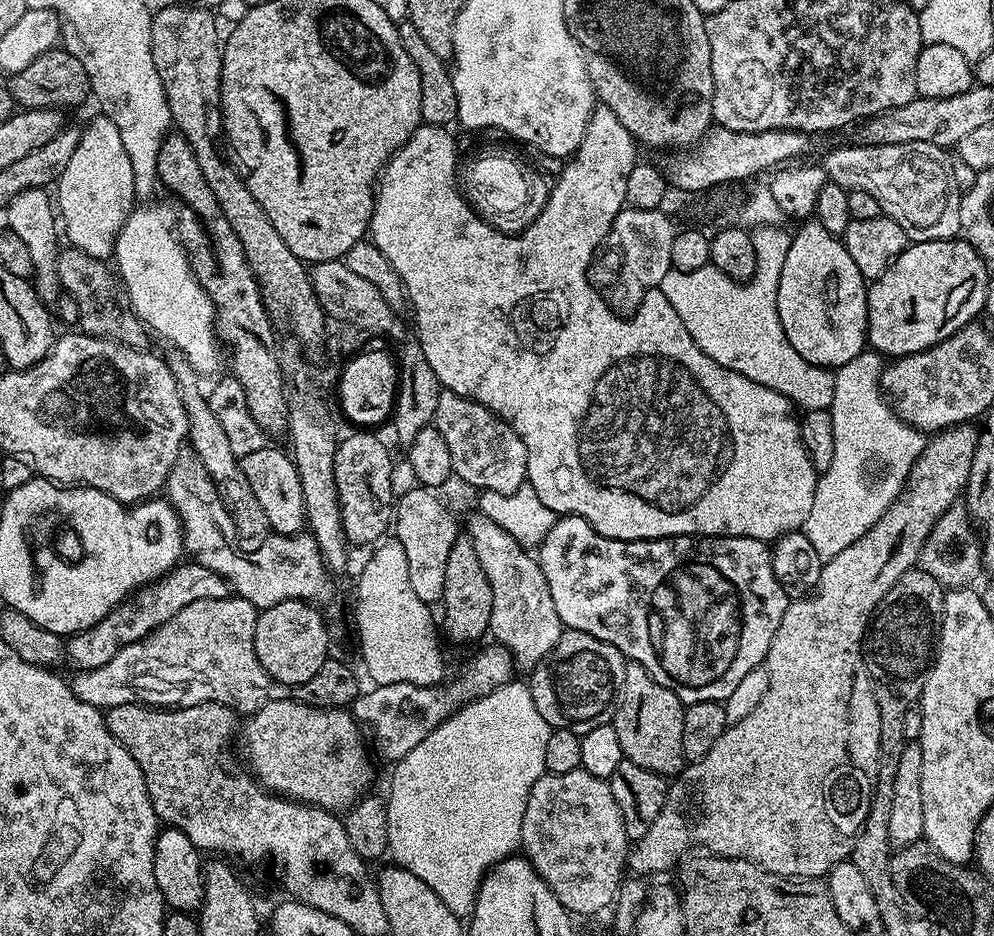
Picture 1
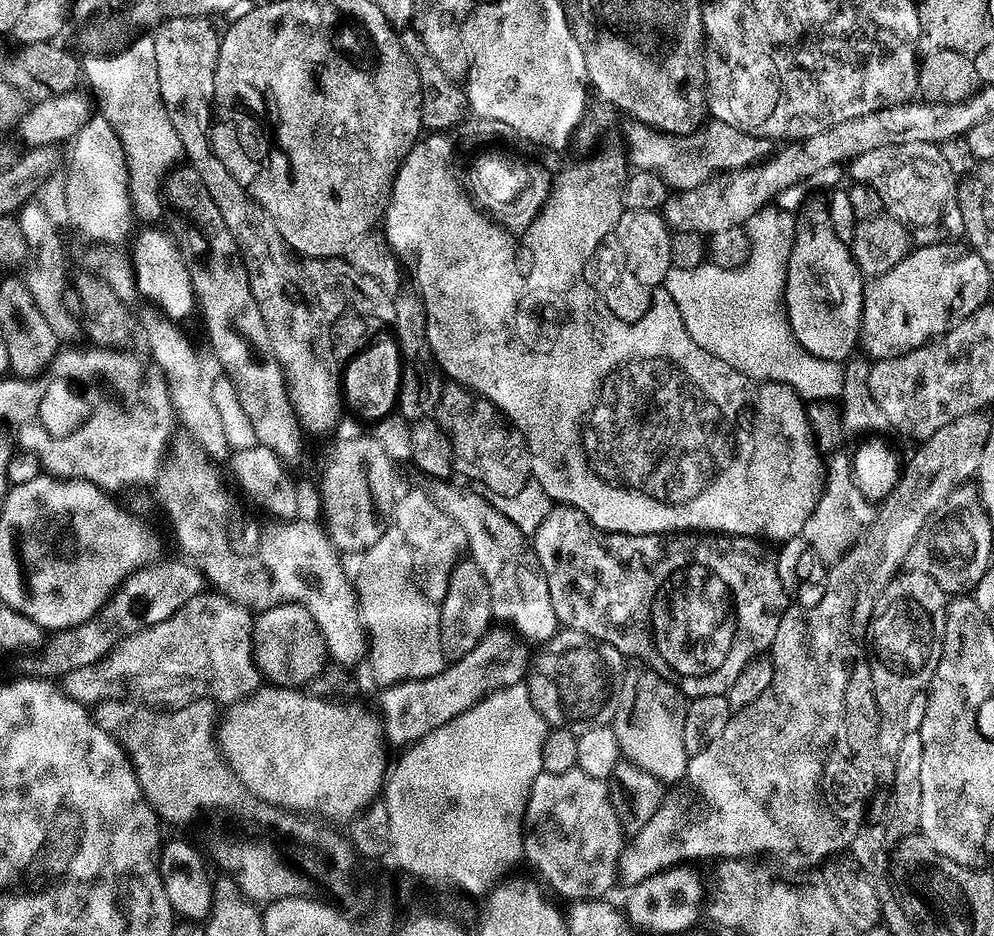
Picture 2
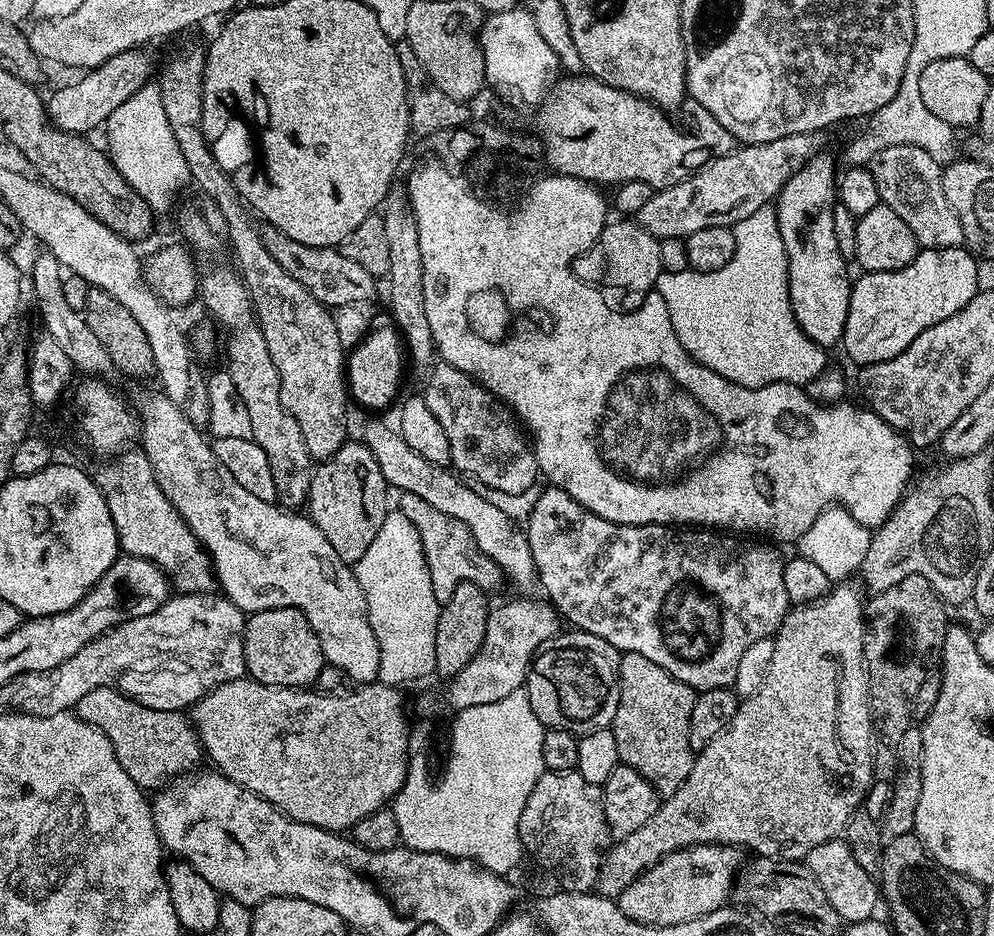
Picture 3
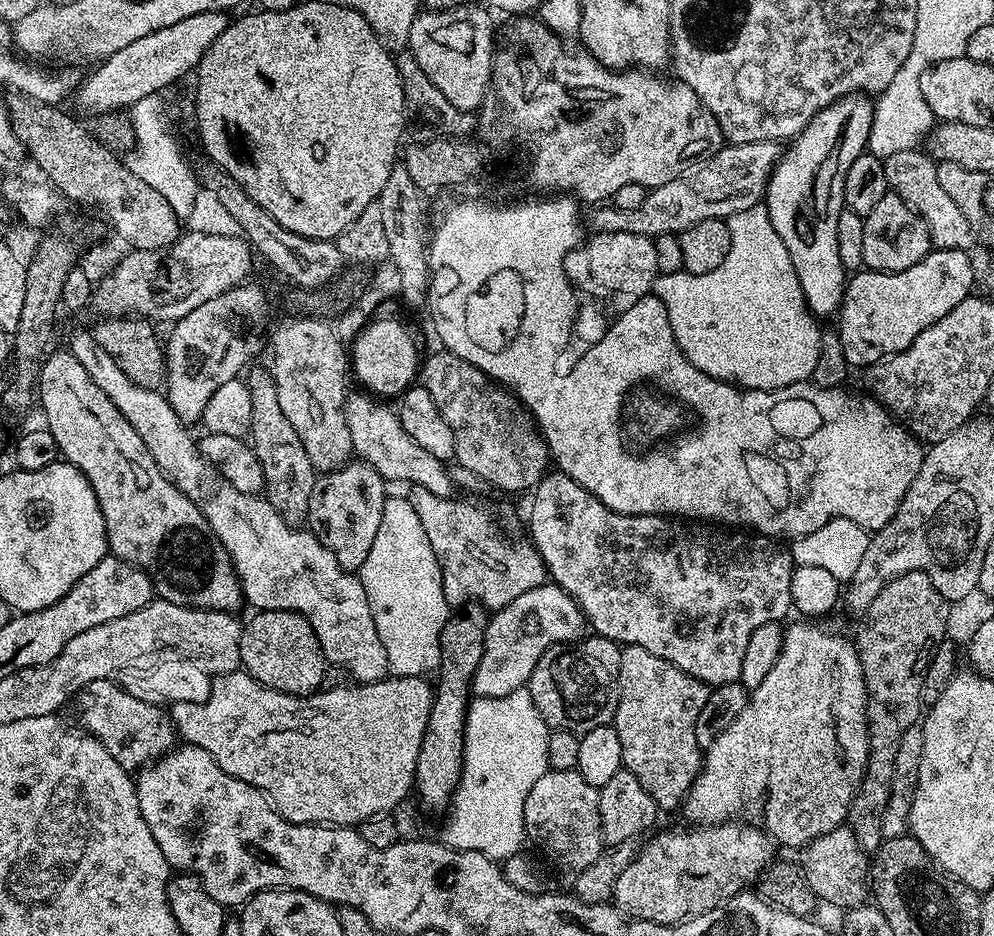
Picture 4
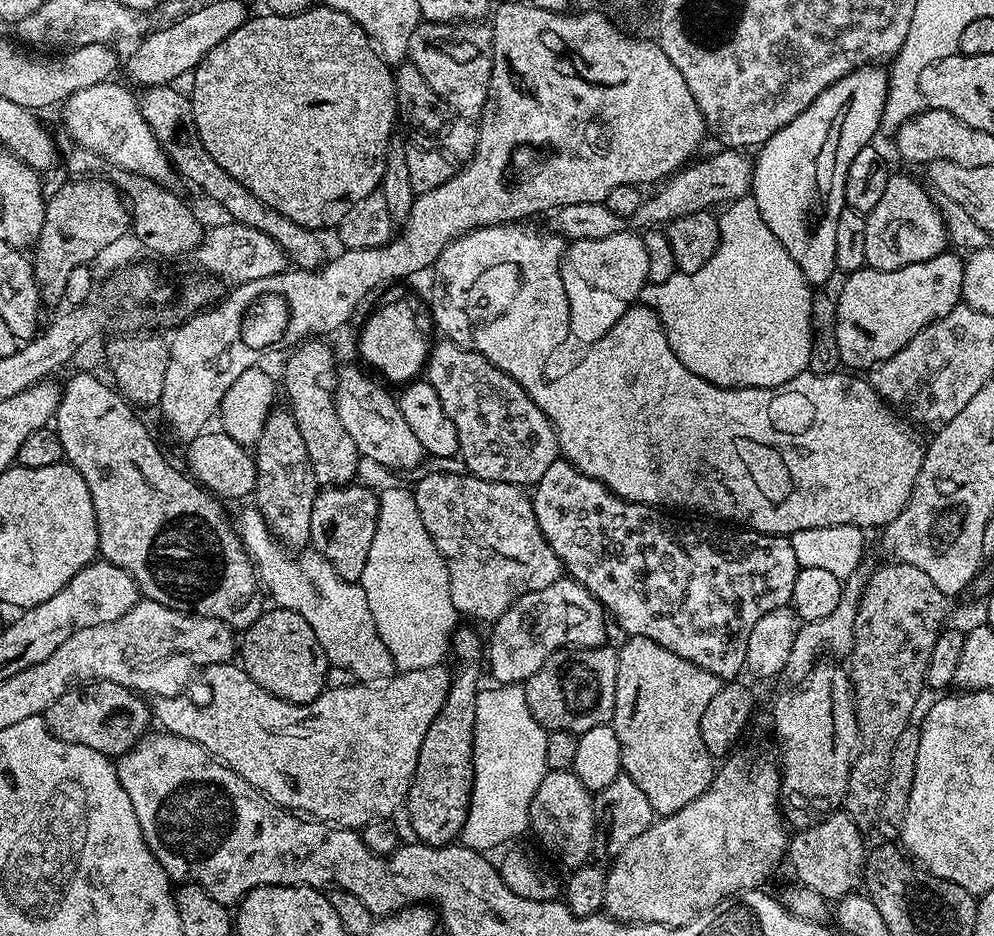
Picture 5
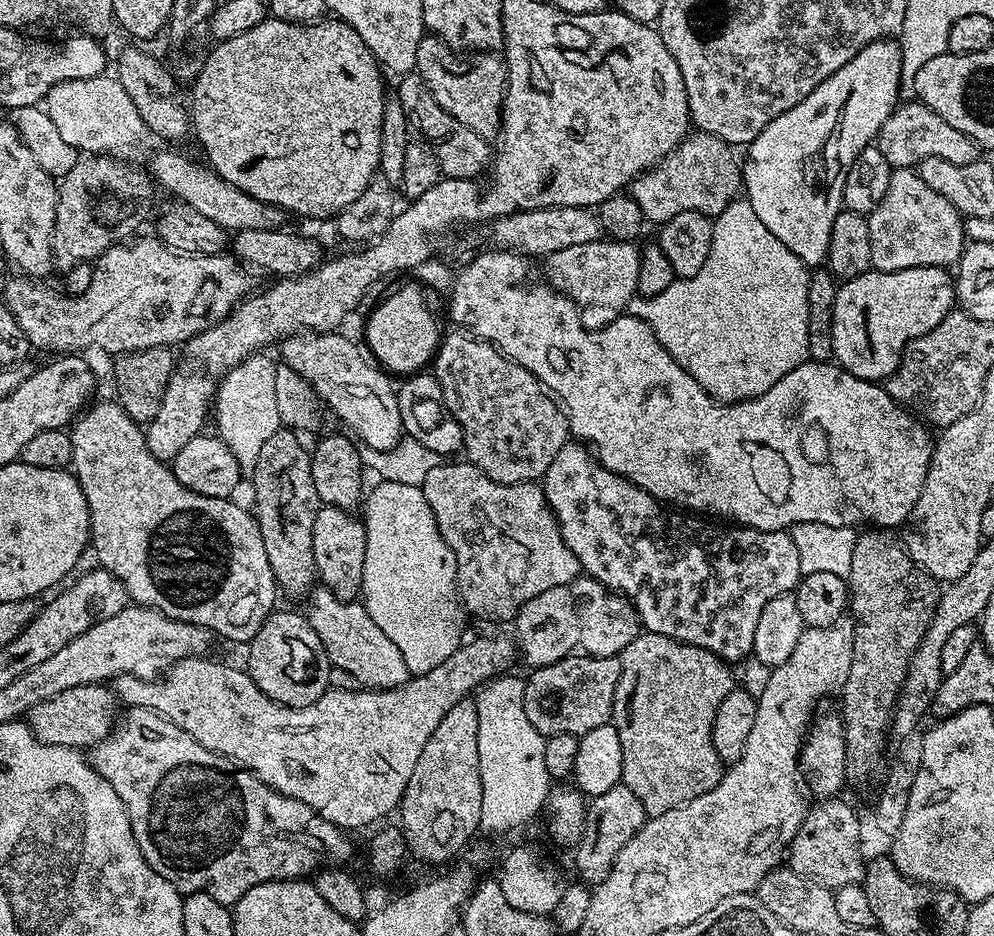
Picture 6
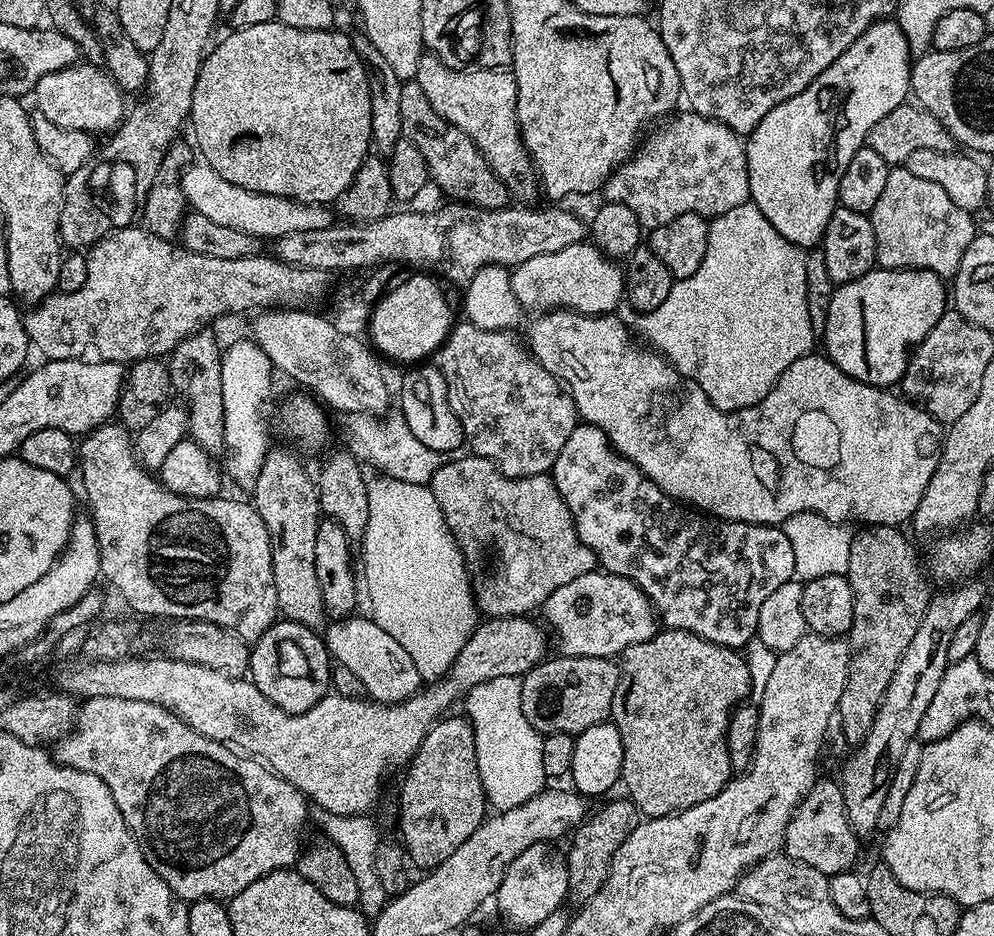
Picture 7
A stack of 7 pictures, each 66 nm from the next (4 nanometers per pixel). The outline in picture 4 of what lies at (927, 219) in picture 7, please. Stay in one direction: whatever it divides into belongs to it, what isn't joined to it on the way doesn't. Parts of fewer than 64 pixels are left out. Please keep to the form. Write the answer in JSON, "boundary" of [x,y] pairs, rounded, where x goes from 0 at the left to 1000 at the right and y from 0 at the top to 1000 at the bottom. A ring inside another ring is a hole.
{"boundary":[[[894,203],[879,224],[869,232],[867,246],[868,285],[878,291],[906,291],[928,280],[939,268],[936,246],[932,237],[902,205]]]}

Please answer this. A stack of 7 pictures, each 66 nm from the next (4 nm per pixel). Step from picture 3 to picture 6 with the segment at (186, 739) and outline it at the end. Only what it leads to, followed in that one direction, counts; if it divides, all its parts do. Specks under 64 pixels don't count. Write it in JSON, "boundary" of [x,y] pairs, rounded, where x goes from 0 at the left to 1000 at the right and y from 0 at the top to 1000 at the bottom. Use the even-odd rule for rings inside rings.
{"boundary":[[[108,730],[70,733],[70,737],[62,737],[62,741],[46,746],[46,750],[38,750],[38,754],[28,760],[26,772],[38,793],[91,801],[100,791],[113,783],[113,776],[119,768],[117,756],[117,740]]]}

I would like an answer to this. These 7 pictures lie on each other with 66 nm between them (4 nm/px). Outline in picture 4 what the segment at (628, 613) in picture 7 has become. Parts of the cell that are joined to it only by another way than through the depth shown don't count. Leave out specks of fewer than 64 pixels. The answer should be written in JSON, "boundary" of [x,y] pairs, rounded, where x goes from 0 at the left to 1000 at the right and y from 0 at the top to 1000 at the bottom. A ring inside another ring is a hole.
{"boundary":[[[548,622],[537,630],[529,630],[529,635],[521,635],[517,643],[498,651],[491,659],[491,668],[487,674],[485,707],[481,707],[481,716],[477,716],[474,743],[505,746],[517,737],[528,734],[533,720],[537,720],[537,712],[541,712],[545,699],[549,699],[551,692],[556,692],[559,688],[574,688],[575,685],[585,683],[589,675],[588,653],[575,642],[569,630],[565,630],[559,624]]]}

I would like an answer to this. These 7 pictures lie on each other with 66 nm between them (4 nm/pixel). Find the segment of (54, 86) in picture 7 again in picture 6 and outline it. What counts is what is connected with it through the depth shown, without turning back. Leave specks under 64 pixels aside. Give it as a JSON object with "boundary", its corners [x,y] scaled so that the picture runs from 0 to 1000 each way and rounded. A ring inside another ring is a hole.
{"boundary":[[[102,79],[86,85],[62,88],[49,96],[46,119],[50,130],[70,152],[77,163],[114,167],[116,171],[135,173],[149,162],[151,142],[143,130],[143,122],[131,109],[131,100],[123,96],[123,88],[113,79]]]}

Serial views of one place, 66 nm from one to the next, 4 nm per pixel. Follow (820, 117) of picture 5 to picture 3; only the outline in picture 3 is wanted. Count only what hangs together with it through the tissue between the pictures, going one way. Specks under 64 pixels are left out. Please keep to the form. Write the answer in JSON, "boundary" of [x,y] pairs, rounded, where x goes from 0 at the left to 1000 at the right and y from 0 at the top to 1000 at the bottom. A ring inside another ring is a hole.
{"boundary":[[[829,166],[818,167],[795,189],[781,210],[779,221],[793,272],[793,309],[799,340],[820,368],[833,374],[836,368],[844,369],[849,362],[857,299],[853,295],[854,279],[843,267],[843,254],[839,254],[843,179]]]}

